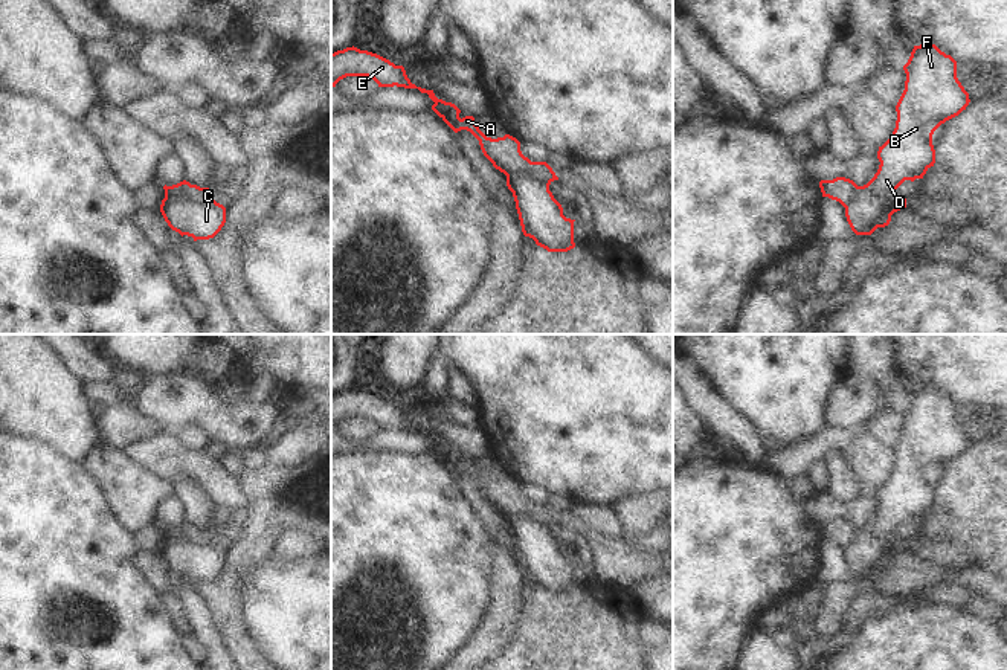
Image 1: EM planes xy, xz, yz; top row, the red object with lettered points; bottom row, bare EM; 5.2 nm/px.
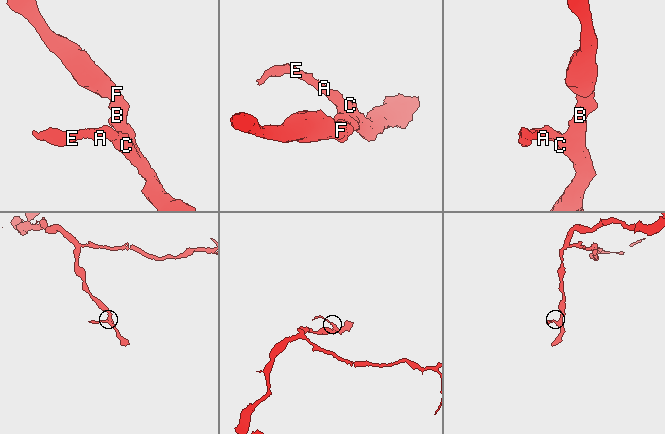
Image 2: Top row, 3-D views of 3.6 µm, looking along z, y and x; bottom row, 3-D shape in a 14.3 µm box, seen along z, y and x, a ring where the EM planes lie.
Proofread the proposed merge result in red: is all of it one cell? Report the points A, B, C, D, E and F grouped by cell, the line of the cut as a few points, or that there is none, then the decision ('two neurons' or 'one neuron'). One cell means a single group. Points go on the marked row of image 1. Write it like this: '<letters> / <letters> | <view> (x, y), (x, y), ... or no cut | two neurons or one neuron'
A E / B C D F | xy (212, 199), (193, 202), (168, 197), (162, 203) | two neurons

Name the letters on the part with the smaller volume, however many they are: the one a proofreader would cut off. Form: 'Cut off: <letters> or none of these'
Cut off: A, E

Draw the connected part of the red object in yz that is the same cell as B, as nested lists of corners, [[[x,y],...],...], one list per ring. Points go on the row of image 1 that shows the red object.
[[[935,44],[914,46],[903,70],[906,81],[896,105],[896,128],[891,137],[879,147],[879,169],[867,185],[859,186],[857,195],[845,208],[847,221],[856,235],[871,235],[877,227],[888,226],[894,212],[906,208],[906,198],[894,191],[905,180],[923,179],[926,171],[934,166],[934,131],[946,121],[958,116],[970,102],[969,93],[957,78],[957,61]]]

